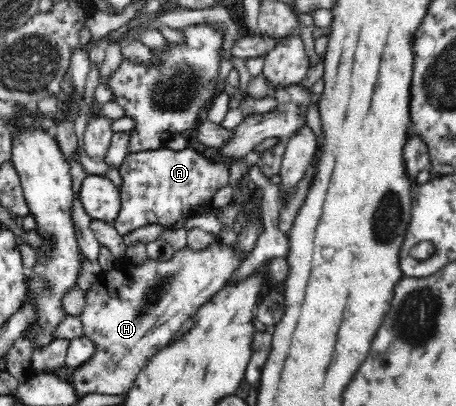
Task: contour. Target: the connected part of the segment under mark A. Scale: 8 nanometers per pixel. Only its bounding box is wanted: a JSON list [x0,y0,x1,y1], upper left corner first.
[113,146,230,235]

